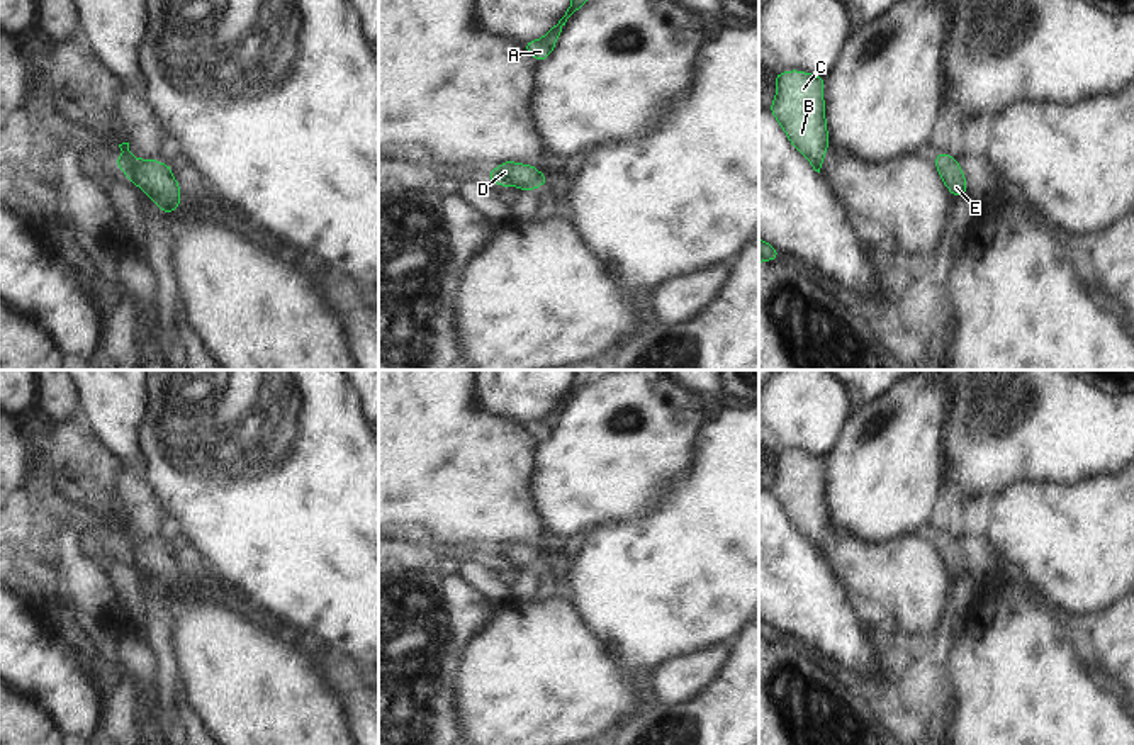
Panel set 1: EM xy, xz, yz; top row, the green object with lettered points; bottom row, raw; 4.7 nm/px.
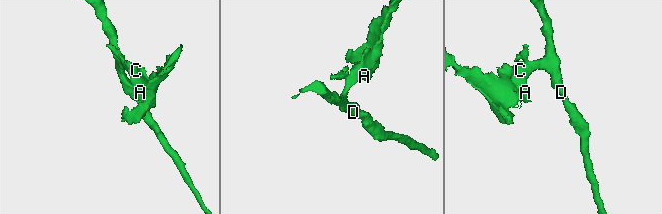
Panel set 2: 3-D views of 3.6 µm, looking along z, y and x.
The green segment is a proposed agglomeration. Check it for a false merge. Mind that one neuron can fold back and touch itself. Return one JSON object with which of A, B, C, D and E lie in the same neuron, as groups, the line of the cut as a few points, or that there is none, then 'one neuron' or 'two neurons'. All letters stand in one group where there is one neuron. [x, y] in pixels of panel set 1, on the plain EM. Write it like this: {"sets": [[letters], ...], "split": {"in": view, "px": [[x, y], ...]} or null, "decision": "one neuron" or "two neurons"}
{"sets": [["A", "B", "C", "D", "E"]], "split": null, "decision": "one neuron"}

